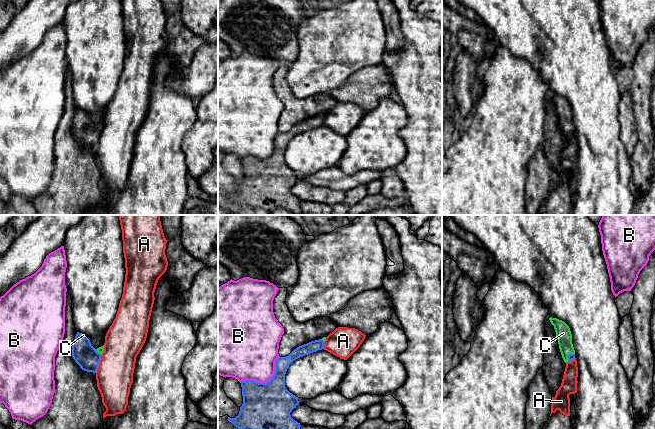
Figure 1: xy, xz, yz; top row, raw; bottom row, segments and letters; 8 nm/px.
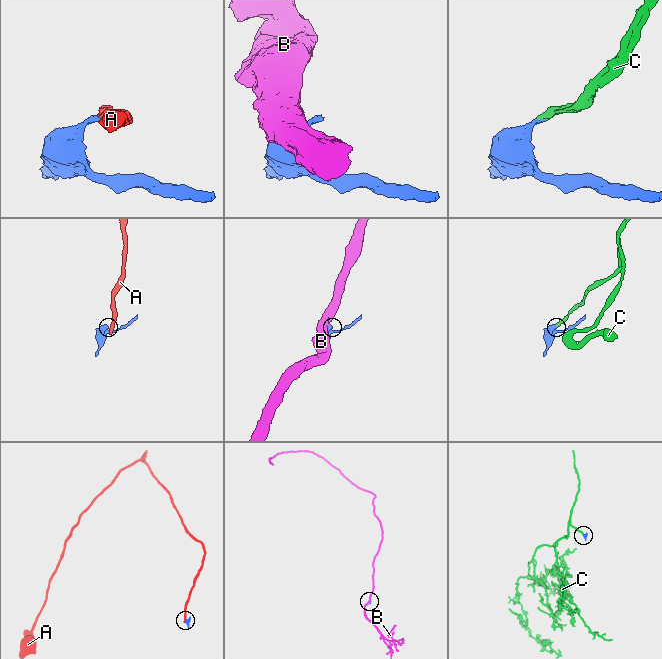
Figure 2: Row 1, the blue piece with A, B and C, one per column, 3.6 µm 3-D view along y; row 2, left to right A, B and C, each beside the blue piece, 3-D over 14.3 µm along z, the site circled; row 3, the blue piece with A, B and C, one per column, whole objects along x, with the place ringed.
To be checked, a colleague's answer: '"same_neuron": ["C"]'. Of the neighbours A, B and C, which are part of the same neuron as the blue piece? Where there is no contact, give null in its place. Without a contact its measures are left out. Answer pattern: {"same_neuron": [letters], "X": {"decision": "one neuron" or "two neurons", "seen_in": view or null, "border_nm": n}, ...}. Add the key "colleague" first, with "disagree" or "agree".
{"colleague": "agree", "same_neuron": ["C"], "A": {"decision": "two neurons", "seen_in": "xy", "border_nm": 160}, "B": {"decision": "two neurons", "seen_in": "xz", "border_nm": 380}, "C": {"decision": "one neuron", "seen_in": "yz", "border_nm": 90}}

